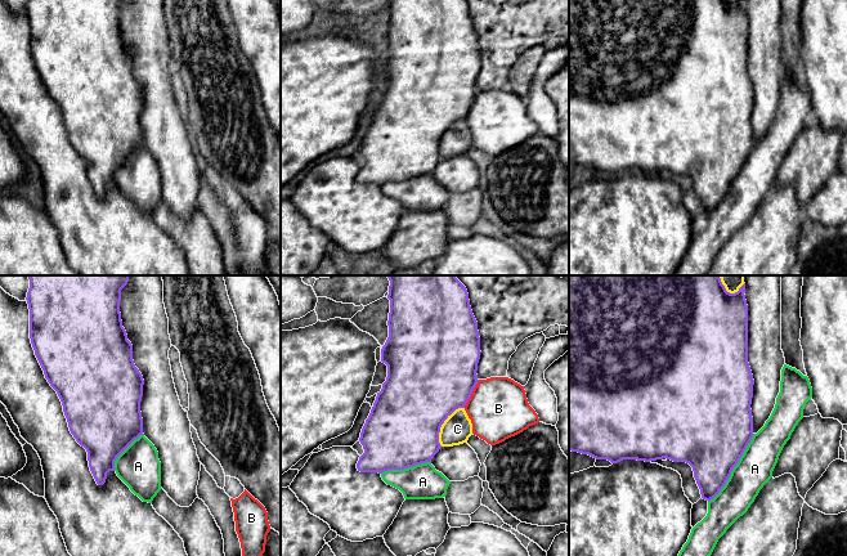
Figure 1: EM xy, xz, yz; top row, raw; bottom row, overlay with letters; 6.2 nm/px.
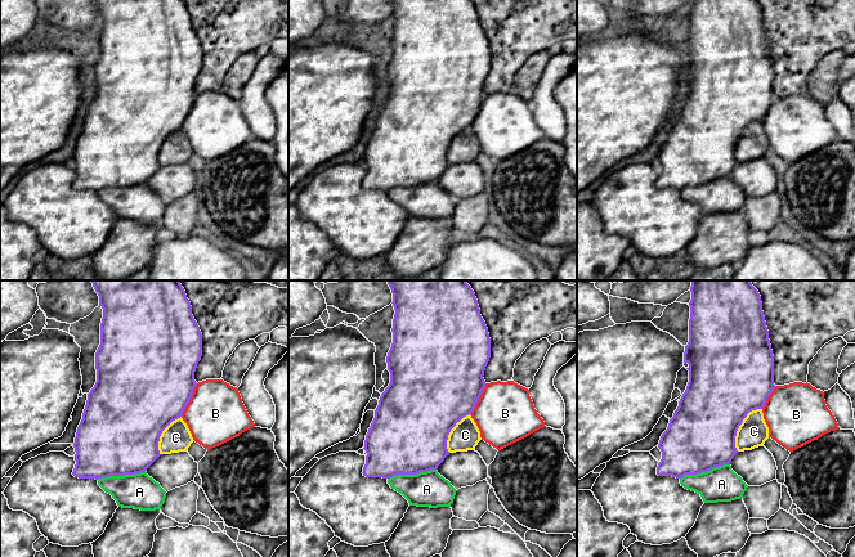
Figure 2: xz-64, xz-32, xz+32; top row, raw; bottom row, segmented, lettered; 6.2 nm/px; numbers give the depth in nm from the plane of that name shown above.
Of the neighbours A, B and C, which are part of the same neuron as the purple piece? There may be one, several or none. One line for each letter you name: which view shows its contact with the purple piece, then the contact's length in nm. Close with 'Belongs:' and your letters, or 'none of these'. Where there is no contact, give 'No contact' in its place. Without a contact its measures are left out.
Belongs: none of these

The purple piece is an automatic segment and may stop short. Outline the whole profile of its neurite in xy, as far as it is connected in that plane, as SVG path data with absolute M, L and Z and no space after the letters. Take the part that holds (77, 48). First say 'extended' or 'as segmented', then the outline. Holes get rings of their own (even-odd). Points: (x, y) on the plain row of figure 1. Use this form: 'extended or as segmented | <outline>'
as segmented | M28 0L27 15L30 21L30 50L35 67L44 82L45 90L57 103L63 124L68 134L68 139L76 153L88 163L90 183L98 197L103 197L109 183L115 183L115 172L117 169L140 147L143 145L143 130L140 124L140 113L143 108L144 91L133 72L133 57L127 51L125 40L122 39L120 13L122 0Z

